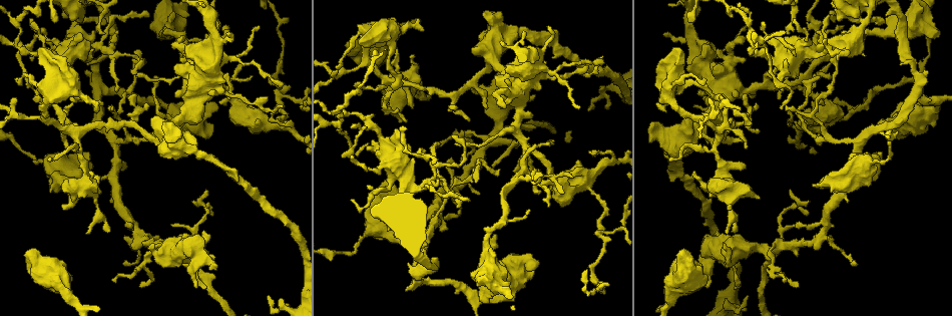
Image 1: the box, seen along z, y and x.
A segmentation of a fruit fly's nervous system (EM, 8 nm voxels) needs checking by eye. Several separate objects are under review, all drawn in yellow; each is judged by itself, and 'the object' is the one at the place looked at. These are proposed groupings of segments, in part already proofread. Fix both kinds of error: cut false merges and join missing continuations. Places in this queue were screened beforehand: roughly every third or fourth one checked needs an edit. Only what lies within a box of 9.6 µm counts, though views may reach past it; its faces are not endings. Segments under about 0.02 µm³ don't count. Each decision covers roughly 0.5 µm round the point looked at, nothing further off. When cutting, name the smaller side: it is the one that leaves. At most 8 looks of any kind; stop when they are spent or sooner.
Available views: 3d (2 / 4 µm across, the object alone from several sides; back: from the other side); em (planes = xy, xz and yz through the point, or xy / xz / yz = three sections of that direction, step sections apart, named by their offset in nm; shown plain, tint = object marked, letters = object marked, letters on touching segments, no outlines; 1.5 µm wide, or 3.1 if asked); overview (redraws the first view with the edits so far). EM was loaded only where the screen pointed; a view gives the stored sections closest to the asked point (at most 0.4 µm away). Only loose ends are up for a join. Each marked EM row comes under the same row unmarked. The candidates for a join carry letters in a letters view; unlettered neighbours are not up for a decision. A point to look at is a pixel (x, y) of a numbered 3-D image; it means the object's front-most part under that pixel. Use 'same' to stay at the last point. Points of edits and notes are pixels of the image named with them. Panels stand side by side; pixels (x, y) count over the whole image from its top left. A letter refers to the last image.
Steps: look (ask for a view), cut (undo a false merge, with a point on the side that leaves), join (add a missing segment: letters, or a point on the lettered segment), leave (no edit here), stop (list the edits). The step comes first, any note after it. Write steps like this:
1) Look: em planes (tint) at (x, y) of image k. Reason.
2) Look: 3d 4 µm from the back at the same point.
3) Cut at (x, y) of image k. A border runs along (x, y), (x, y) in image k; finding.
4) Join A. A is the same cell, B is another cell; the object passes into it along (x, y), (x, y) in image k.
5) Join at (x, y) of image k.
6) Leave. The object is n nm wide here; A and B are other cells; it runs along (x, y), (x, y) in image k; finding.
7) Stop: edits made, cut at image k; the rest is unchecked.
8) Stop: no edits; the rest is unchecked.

Look: 3d 2 µm at (16, 78) of image 1. Free end.

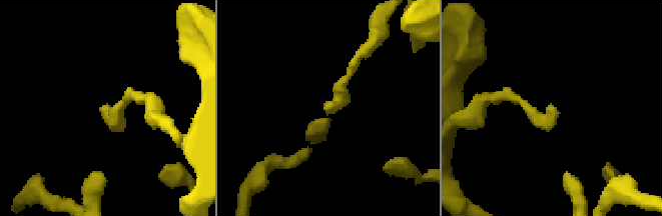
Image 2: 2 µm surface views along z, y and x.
Look: em xy step 8 (letters) at (324, 108) of image 2.

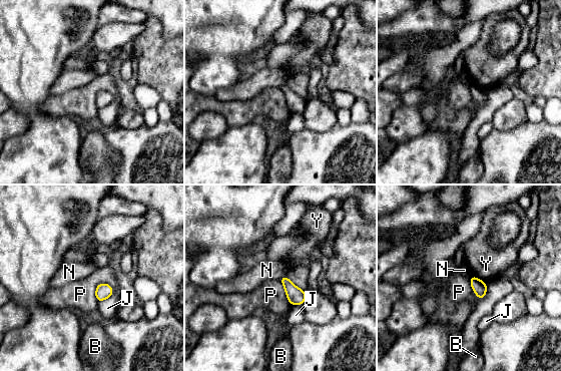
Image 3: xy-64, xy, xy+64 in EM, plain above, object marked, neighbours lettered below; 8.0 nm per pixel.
Leave. B, J, N, P and Y are other cells; a border runs along (108, 283), (96, 287), (98, 302) in image 3; none of them fits.

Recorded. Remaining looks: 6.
Look: 3d 4 µm at (839, 55) of image 1. An open end.

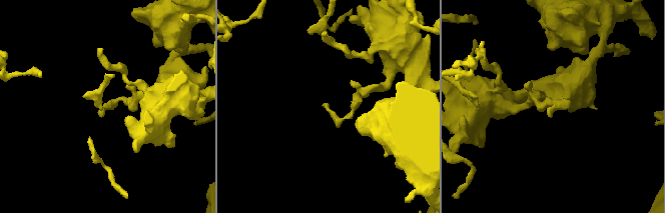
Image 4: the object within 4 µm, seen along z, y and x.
Look: em planes (letters) at (551, 113) of image 4. Now the EM.

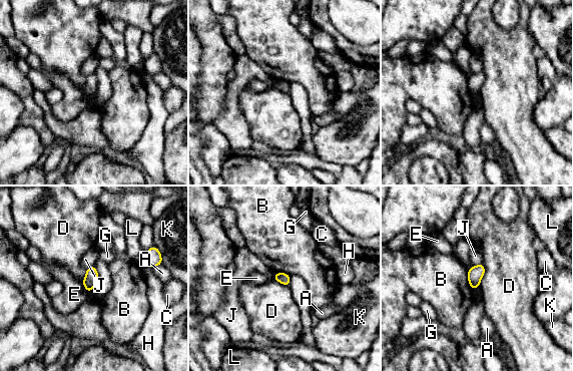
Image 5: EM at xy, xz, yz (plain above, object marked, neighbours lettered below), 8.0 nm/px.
Leave. The object is 90 nm wide here; A, B, C, D, E, G, H, J, K and L are other cells; a border runs along (482, 263), (484, 275), (479, 285) in image 5; none of them fits.

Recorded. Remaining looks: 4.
Look: em planes (letters) at (436, 166) of image 1. Abrupt turn.

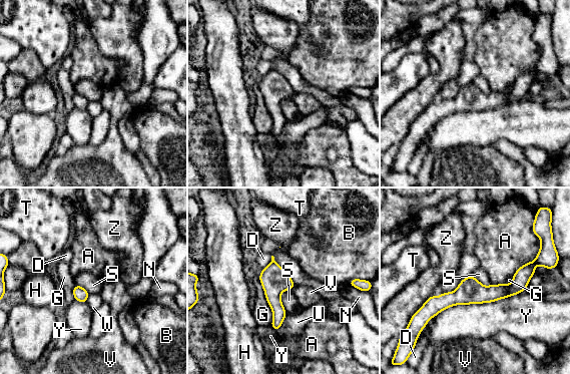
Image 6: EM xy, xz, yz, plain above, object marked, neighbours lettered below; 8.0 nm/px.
Leave. The object is 110 nm wide here; A, B, D, G, H, N, S, T, U, V, W, Y and Z are other cells; one neuron here.

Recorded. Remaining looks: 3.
Stop: no edits; the rest is unchecked.

